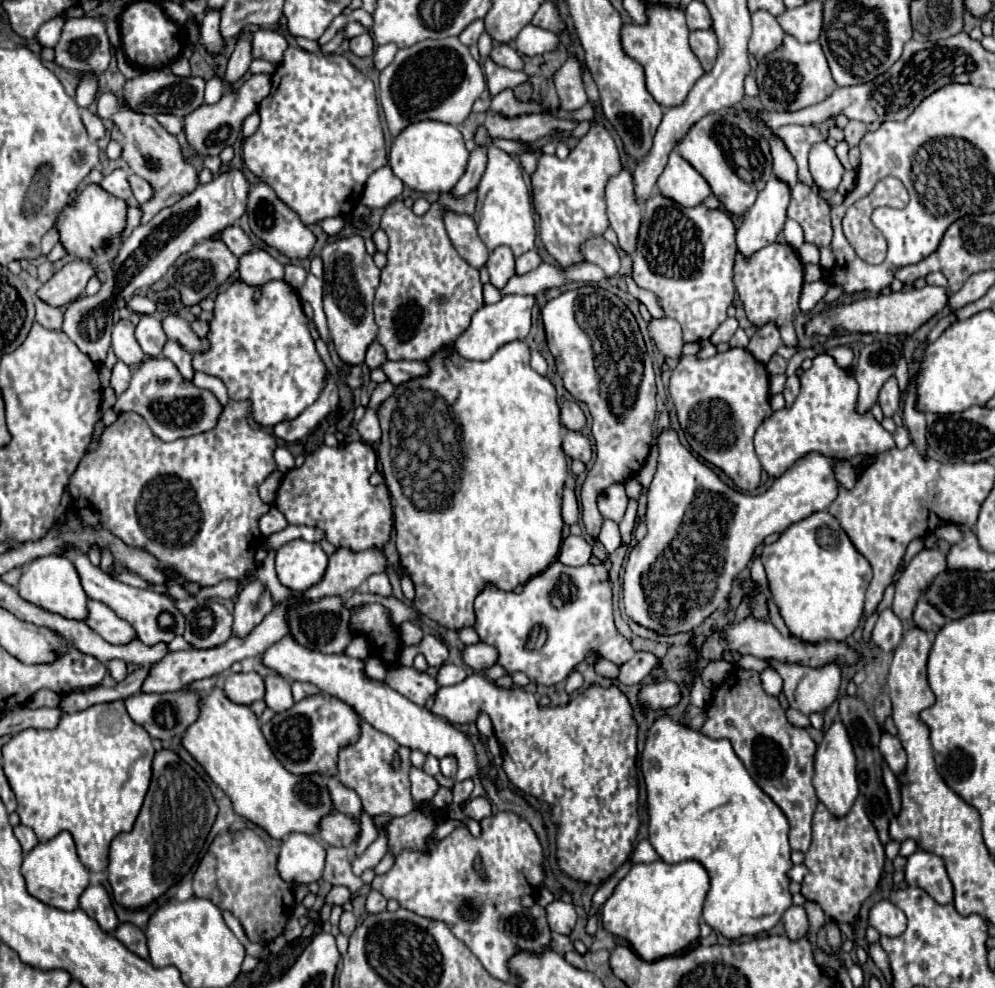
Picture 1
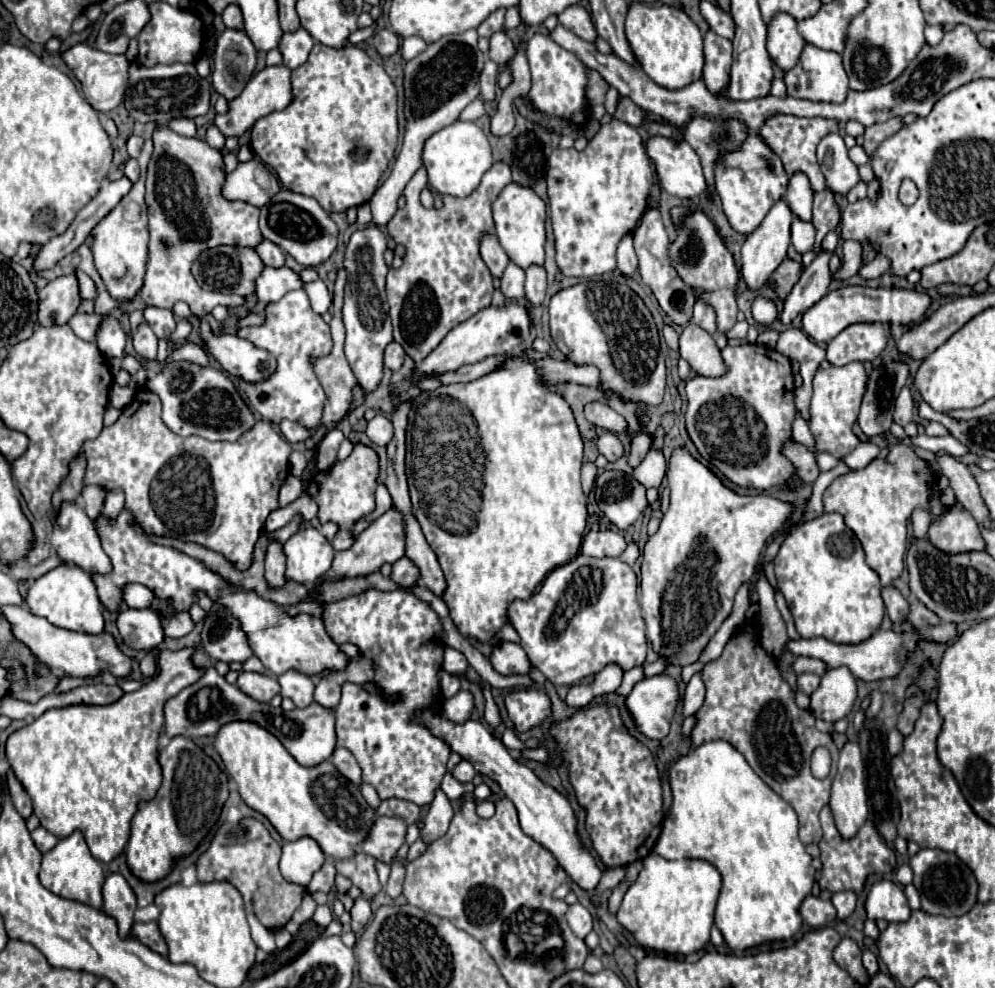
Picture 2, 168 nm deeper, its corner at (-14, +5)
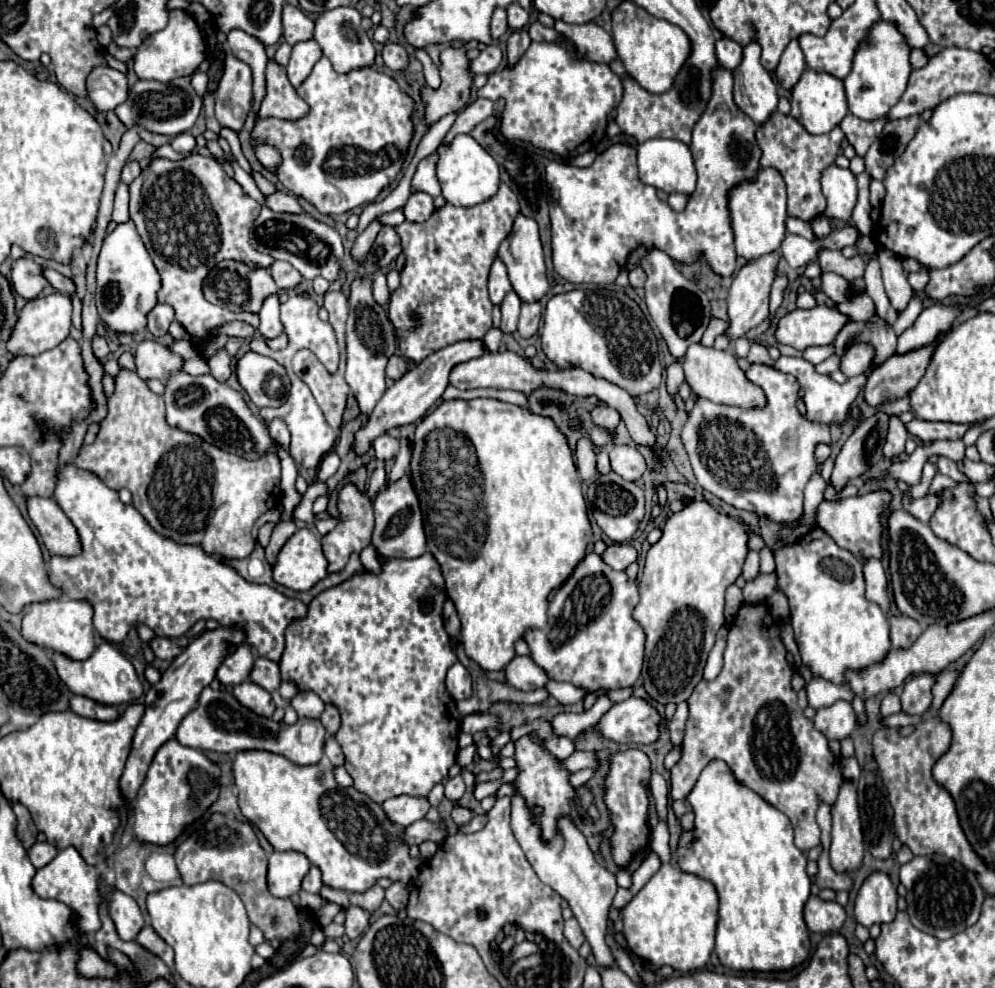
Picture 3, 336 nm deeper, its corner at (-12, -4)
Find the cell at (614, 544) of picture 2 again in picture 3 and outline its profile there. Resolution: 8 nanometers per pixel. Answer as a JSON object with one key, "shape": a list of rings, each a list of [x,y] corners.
{"shape":[[[623,542],[623,544],[611,544],[611,546],[607,546],[607,550],[601,554],[601,558],[613,570],[625,570],[631,562],[635,562],[637,552],[635,552],[635,548],[631,544]]]}

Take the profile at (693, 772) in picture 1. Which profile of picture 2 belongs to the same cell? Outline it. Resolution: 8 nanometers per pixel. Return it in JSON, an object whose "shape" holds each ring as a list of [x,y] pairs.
{"shape":[[[709,741],[691,749],[685,757],[673,763],[669,779],[673,805],[663,823],[655,853],[665,859],[703,859],[717,867],[723,877],[723,889],[717,899],[715,925],[733,951],[791,939],[803,923],[799,917],[801,901],[811,893],[815,881],[811,855],[797,837],[799,823],[793,807],[771,791],[771,787],[767,787],[763,779],[751,771],[743,755],[739,755],[739,751],[735,751],[735,747],[727,741]]]}

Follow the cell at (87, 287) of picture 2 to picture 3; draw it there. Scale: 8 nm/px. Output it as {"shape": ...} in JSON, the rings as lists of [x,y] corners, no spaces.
{"shape":[[[47,268],[47,270],[45,270],[45,278],[47,278],[47,280],[49,280],[49,284],[51,284],[51,286],[55,286],[61,294],[67,294],[67,296],[69,296],[69,292],[73,292],[73,288],[75,288],[73,280],[69,280],[67,276],[59,274],[57,270]]]}

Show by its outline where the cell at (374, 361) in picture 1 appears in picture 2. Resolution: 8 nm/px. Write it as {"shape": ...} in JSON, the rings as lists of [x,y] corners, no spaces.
{"shape":[[[389,343],[387,349],[385,349],[385,367],[389,367],[391,371],[397,371],[401,365],[403,365],[403,359],[405,359],[405,351],[399,343]]]}

